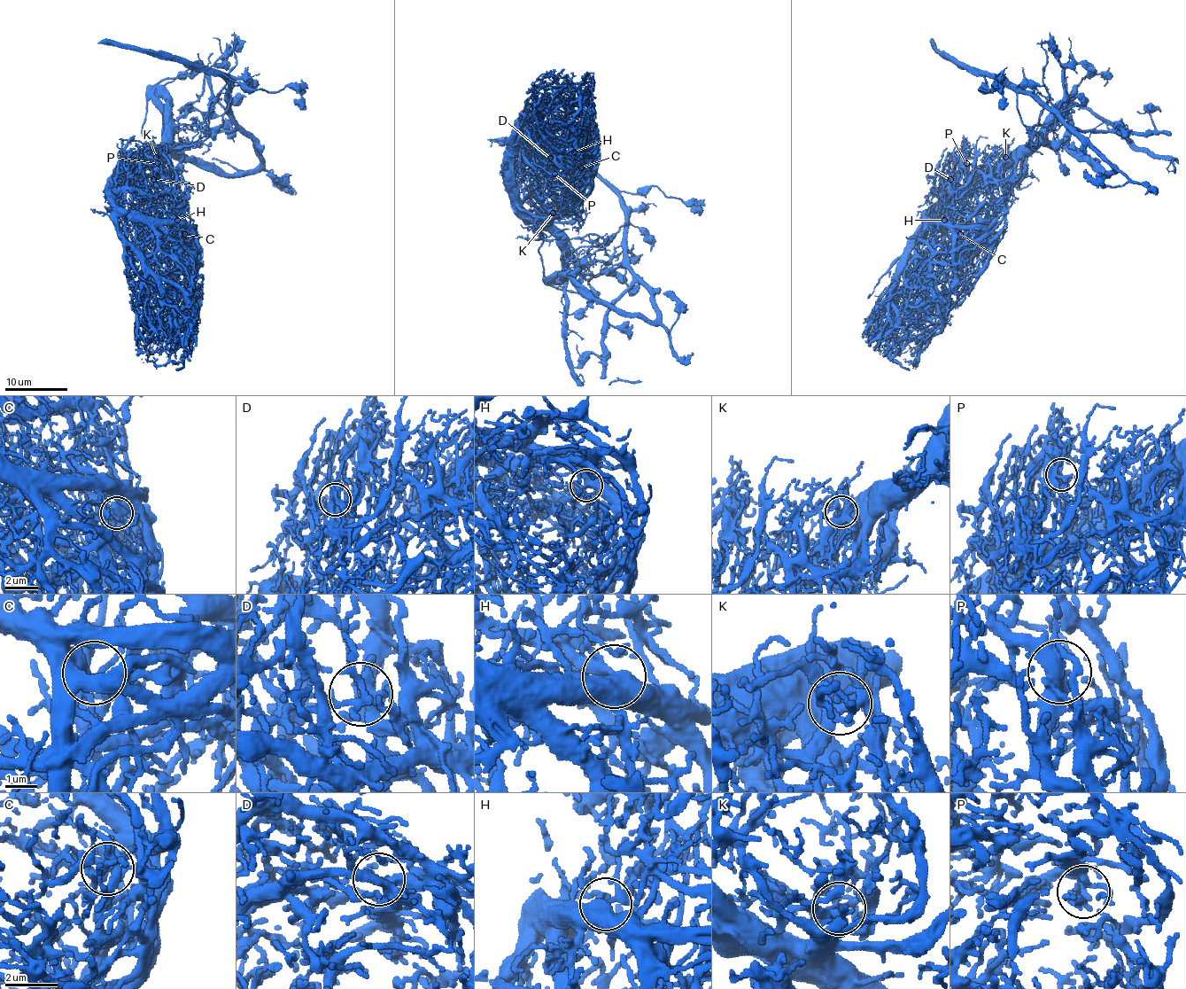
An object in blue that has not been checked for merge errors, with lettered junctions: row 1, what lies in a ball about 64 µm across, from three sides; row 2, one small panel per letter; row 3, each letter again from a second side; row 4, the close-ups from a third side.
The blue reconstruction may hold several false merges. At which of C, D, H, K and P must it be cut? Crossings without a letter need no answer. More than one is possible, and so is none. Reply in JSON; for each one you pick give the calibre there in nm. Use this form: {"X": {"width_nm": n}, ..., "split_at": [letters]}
{"split_at": []}

